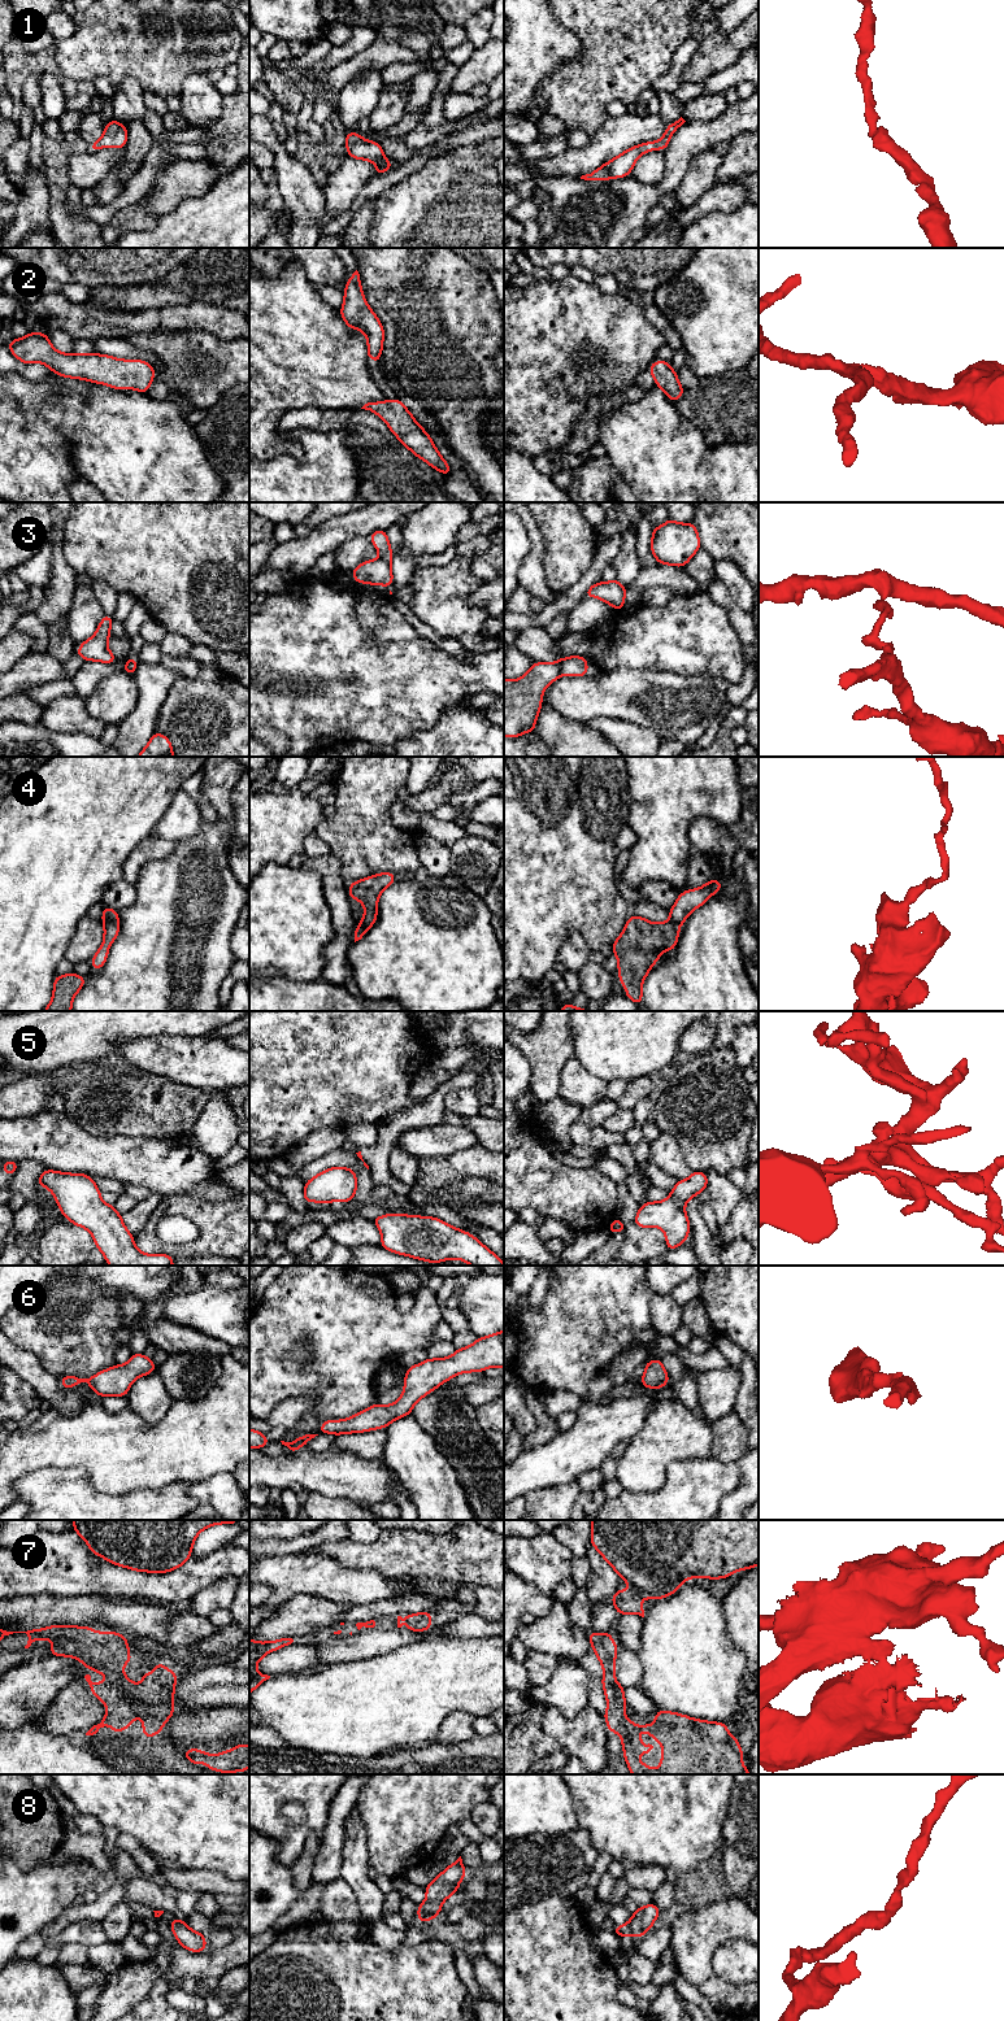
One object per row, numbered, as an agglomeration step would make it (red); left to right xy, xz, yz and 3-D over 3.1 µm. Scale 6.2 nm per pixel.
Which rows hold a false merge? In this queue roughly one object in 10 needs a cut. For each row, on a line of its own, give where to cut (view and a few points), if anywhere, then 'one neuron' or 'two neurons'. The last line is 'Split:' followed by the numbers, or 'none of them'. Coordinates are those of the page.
1: no cut; one neuron
2: no cut; one neuron
3: cut in yz along (563, 660), (559, 674); two neurons
4: cut in xy along (117, 919), (104, 923); two neurons
5: no cut; one neuron
6: no cut; one neuron
7: no cut; one neuron
8: no cut; one neuron
Split: 3, 4

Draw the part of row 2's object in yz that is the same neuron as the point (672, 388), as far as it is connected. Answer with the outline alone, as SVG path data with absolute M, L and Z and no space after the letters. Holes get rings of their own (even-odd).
M655 361L648 370L655 379L655 384L660 387L673 402L677 402L682 397L686 389L679 384L677 371L670 367L668 361Z

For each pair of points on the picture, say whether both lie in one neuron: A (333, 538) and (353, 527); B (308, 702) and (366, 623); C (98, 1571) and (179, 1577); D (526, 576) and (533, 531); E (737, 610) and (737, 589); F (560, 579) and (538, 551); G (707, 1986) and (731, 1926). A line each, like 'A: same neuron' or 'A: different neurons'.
A: same neuron
B: different neurons
C: same neuron
D: same neuron
E: different neurons
F: different neurons
G: same neuron

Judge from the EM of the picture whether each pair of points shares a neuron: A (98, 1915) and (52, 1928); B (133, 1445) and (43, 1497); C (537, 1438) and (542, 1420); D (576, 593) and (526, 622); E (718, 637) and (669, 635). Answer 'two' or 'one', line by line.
A: one
B: two
C: one
D: one
E: one

